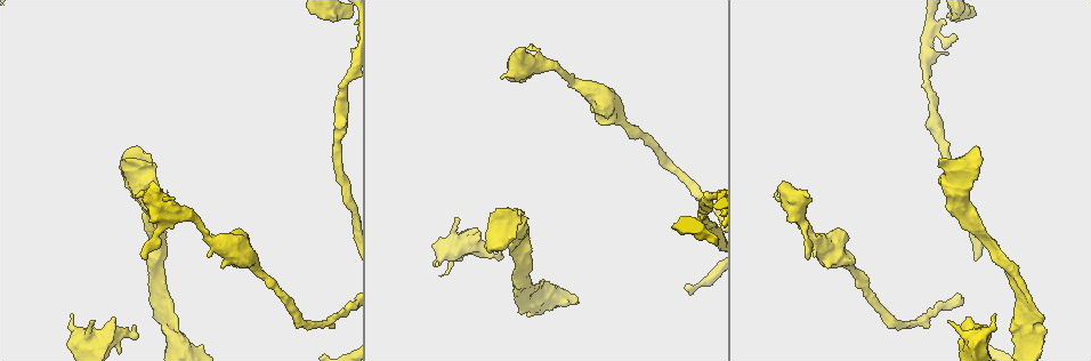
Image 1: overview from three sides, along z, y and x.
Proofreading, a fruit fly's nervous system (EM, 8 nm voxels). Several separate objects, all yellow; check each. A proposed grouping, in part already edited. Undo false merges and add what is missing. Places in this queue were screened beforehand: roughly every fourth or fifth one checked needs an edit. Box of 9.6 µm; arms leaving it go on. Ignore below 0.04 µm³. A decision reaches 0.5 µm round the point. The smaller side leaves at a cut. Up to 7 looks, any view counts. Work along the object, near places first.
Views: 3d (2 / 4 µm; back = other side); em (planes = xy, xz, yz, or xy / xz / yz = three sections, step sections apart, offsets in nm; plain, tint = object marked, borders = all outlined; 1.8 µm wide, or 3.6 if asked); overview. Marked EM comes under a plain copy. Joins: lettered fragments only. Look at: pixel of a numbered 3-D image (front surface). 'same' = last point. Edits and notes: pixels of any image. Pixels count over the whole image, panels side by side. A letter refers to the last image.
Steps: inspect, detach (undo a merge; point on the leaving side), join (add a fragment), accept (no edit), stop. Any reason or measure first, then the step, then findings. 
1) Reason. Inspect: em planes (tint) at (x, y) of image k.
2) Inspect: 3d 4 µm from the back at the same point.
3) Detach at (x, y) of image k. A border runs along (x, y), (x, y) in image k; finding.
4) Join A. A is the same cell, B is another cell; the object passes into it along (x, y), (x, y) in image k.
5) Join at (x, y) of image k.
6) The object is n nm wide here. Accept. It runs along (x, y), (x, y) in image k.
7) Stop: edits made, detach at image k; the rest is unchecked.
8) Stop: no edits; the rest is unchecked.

Thick end. Inspect: 3d 2 µm at (499, 259) of image 1.

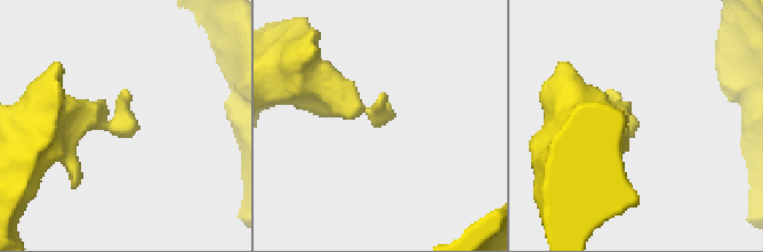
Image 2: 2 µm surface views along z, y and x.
Inspect: em xz step 8 (tint) at (384, 115) of image 2.

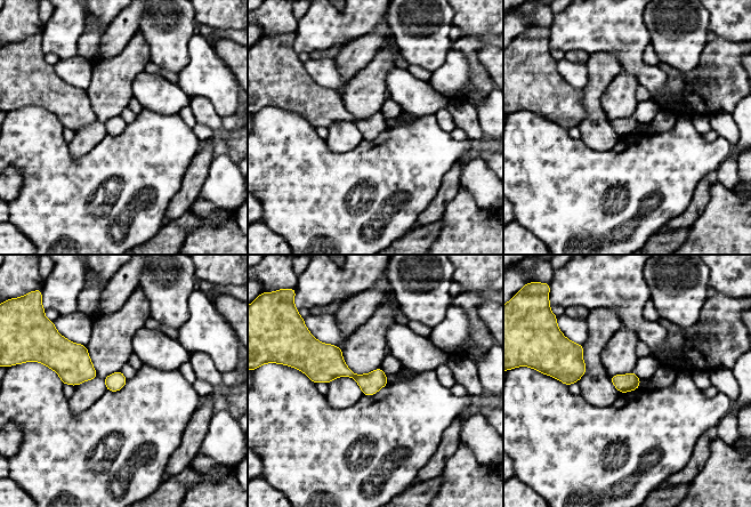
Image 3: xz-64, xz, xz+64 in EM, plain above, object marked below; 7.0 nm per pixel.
Another direction. Inspect: em planes (borders) at the same point.

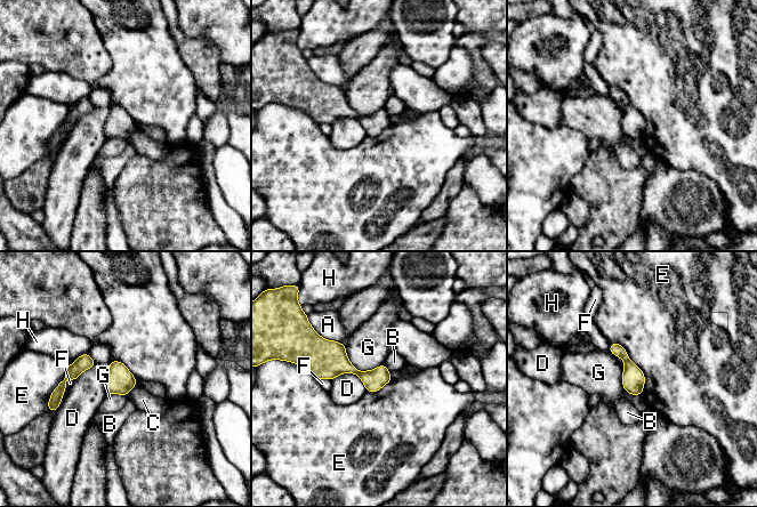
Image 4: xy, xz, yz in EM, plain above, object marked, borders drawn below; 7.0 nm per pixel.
Accept. A, B, C, D, E, F, G and H are other cells; a border runs along (611, 343), (643, 372), (642, 394) in image 4; none of them fits.

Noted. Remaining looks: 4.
Branch stops here. Inspect: 3d 4 µm from the back at (71, 315) of image 1.

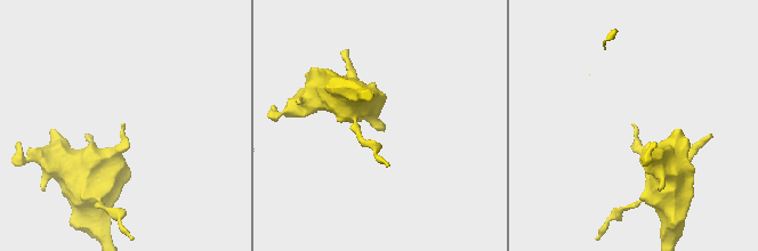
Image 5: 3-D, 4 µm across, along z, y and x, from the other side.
Inspect: em xz step 8 (tint) at (121, 125) of image 5.

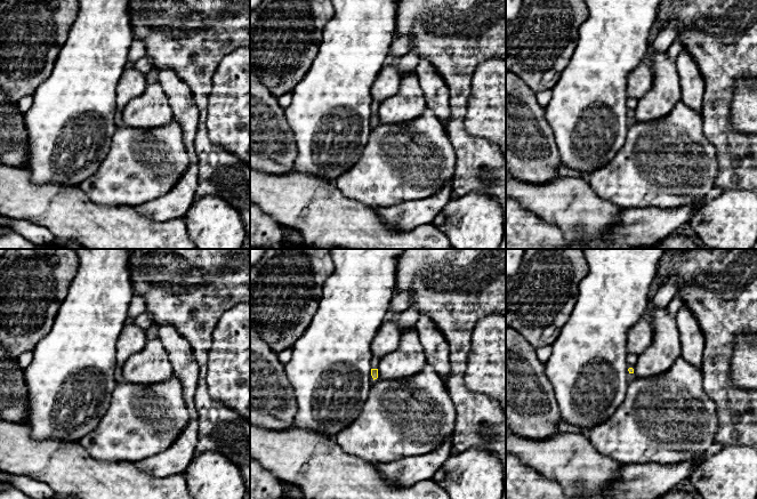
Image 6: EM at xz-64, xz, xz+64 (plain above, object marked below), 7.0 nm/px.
Inspect: em planes (borders) at the same point.

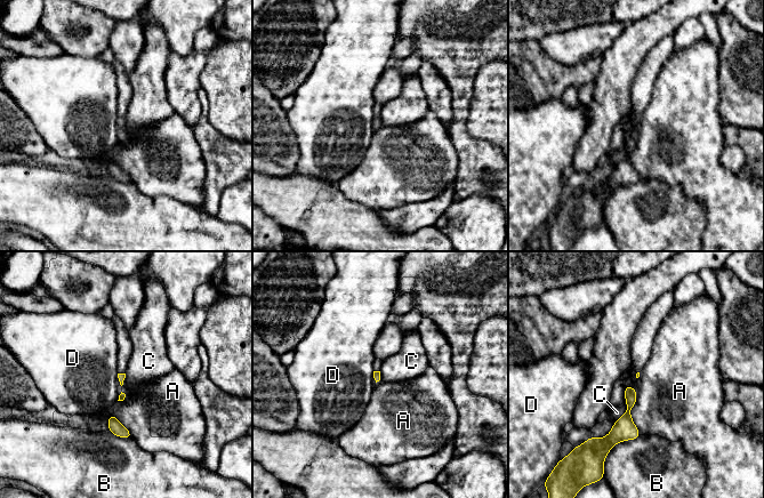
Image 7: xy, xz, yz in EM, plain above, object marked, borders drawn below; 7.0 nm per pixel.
Accept. A, B, C and D are other cells; a border runs along (625, 396), (626, 411), (613, 424) in image 7; none of them fits.

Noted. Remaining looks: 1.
Free end. Inspect: em planes (borders) at (511, 79) of image 1.

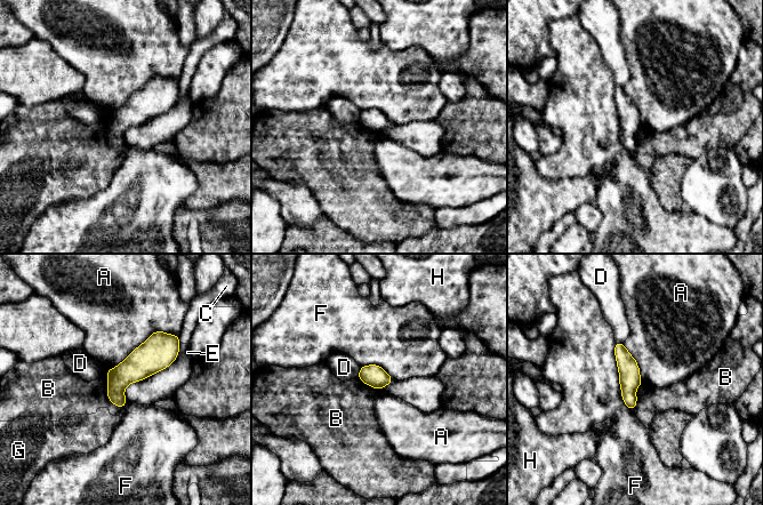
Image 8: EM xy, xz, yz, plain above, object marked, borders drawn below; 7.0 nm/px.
The object is 150 nm wide here. Accept. A, B, C, D, E, F, G and H are other cells; it runs along (618, 345), (628, 368), (632, 406) in image 8; none of them fits.

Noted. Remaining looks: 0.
Stop: no edits; the rest is unchecked.

